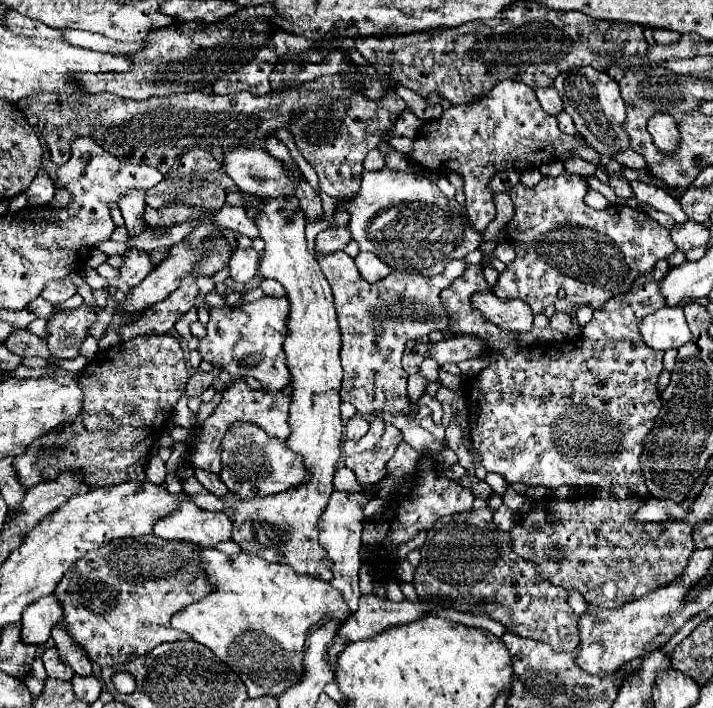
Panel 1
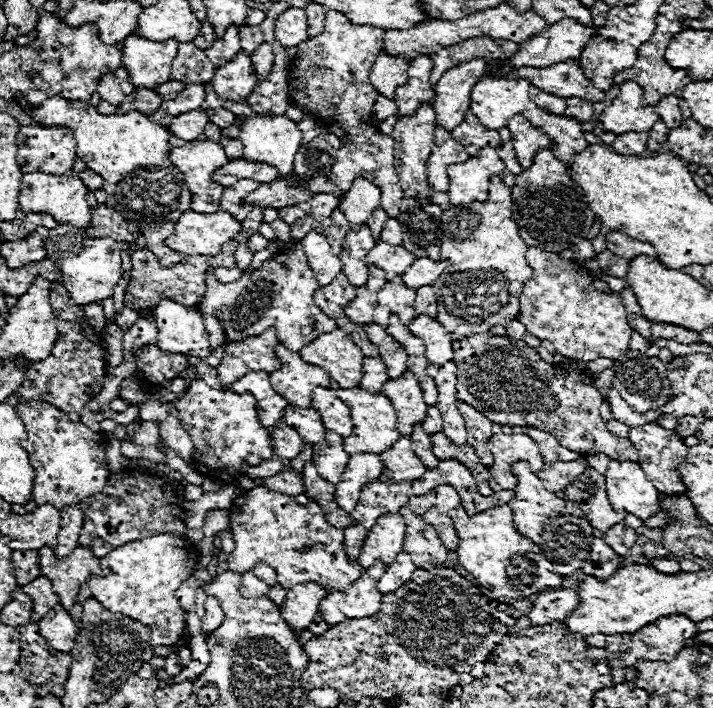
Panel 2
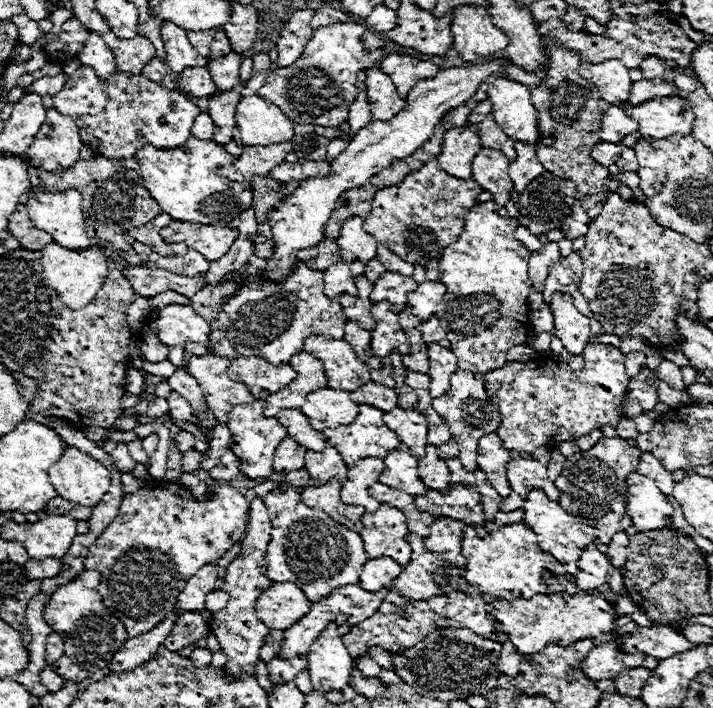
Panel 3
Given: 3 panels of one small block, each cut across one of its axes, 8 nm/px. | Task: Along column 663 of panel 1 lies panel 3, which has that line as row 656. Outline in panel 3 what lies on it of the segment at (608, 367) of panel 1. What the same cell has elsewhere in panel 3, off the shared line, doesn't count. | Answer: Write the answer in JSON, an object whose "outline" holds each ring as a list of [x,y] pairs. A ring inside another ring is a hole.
{"outline":[[[390,588],[378,612],[368,620],[352,626],[352,630],[344,634],[342,640],[348,652],[352,652],[352,658],[368,656],[368,650],[372,646],[380,646],[386,652],[406,652],[416,646],[418,640],[424,640],[424,636],[428,636],[430,632],[442,628],[470,628],[484,640],[498,640],[496,622],[488,613],[490,612],[478,606],[476,598],[464,592],[450,592],[446,596],[434,596],[432,600],[410,600],[402,596],[396,588]],[[304,654],[304,656],[296,656],[296,658],[288,658],[288,660],[272,660],[266,666],[268,666],[268,674],[274,684],[286,684],[286,682],[294,680],[294,676],[298,672],[308,668],[308,656]]]}

